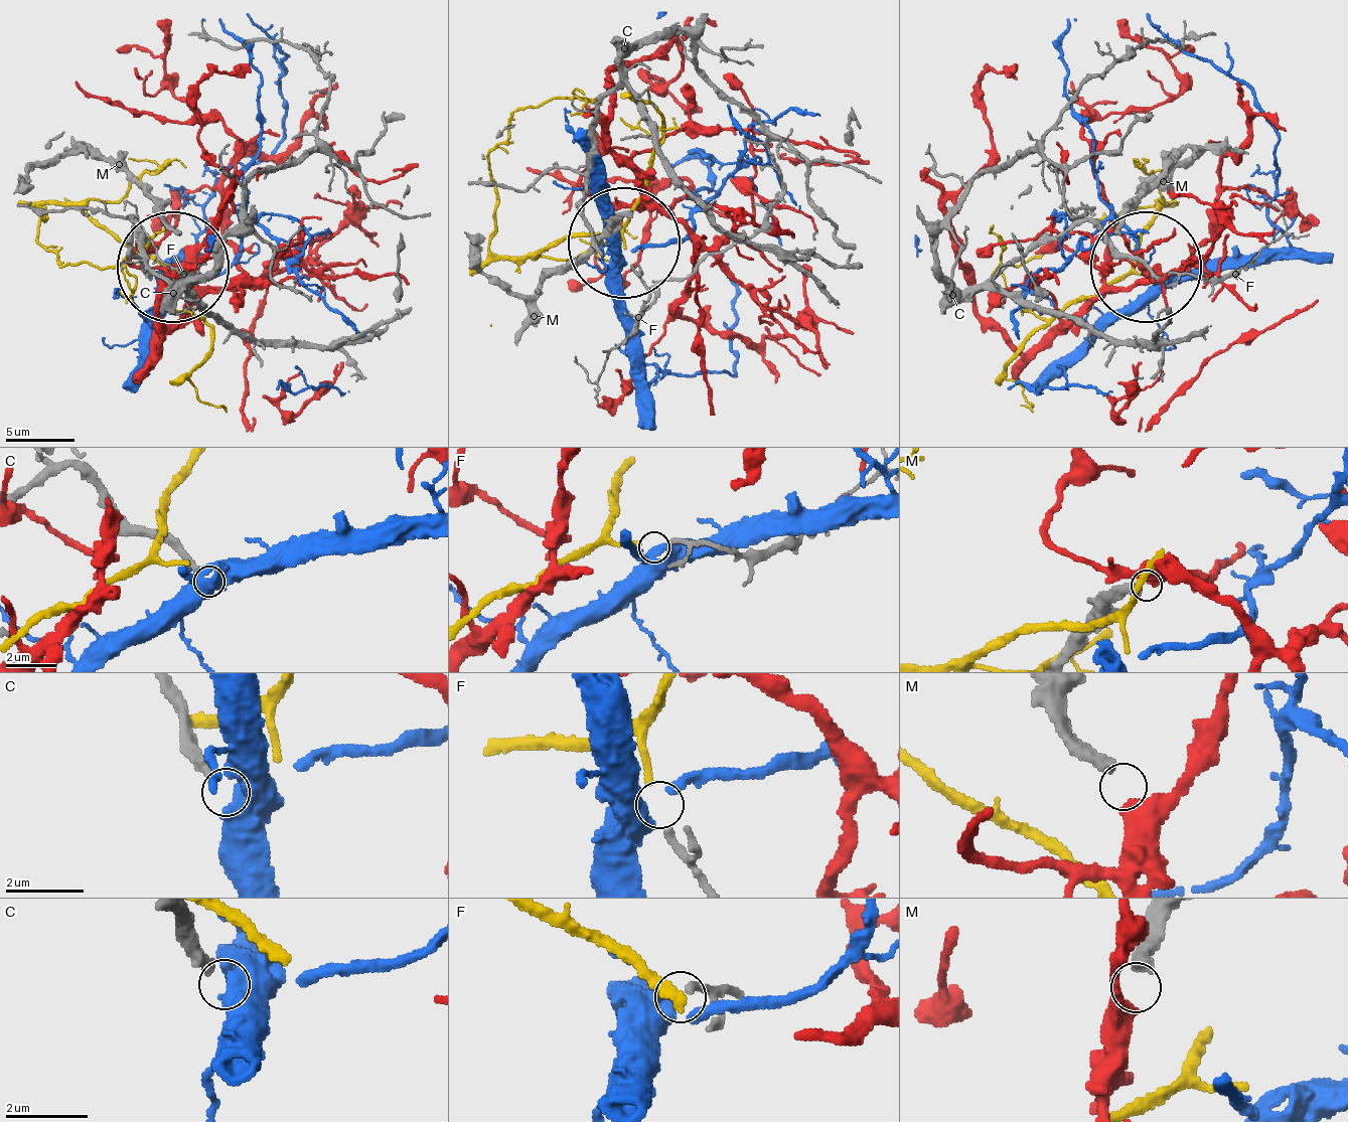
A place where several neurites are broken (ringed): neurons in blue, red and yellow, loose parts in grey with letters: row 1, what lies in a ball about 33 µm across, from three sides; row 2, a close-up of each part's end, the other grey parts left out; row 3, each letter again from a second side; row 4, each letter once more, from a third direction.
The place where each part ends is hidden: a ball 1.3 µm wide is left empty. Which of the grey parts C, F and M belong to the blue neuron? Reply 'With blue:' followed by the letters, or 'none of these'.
With blue: none of these

